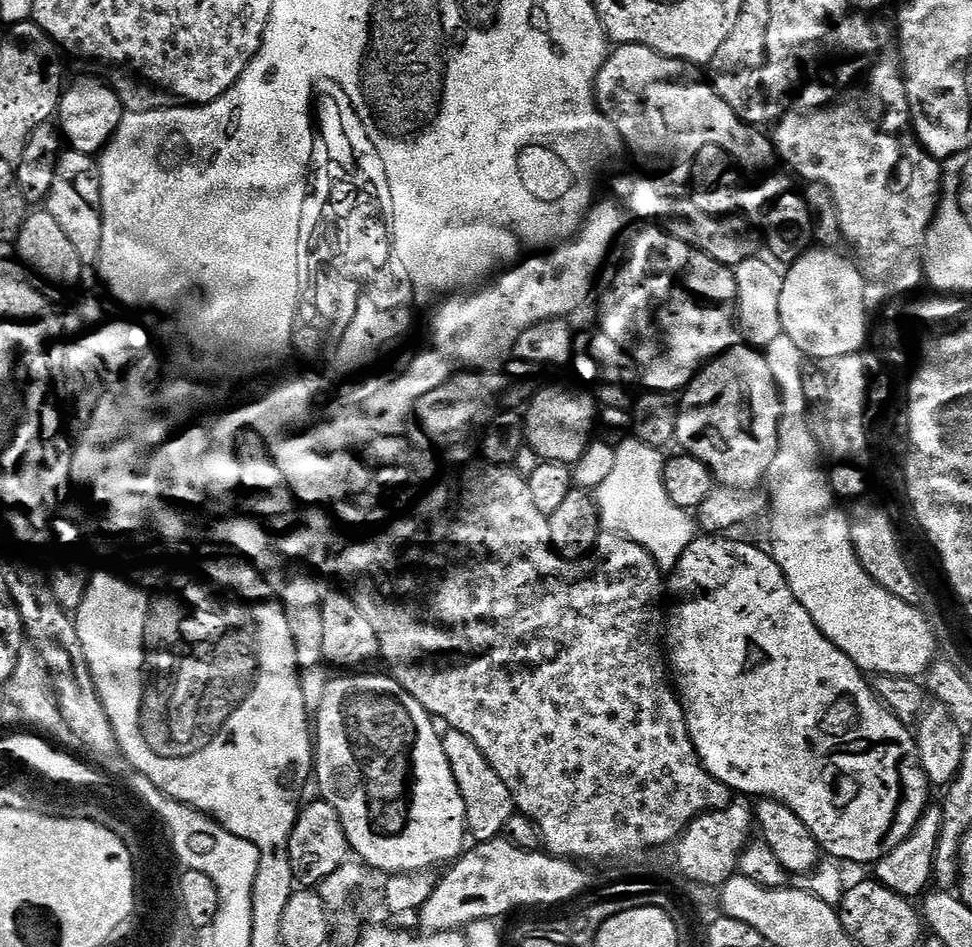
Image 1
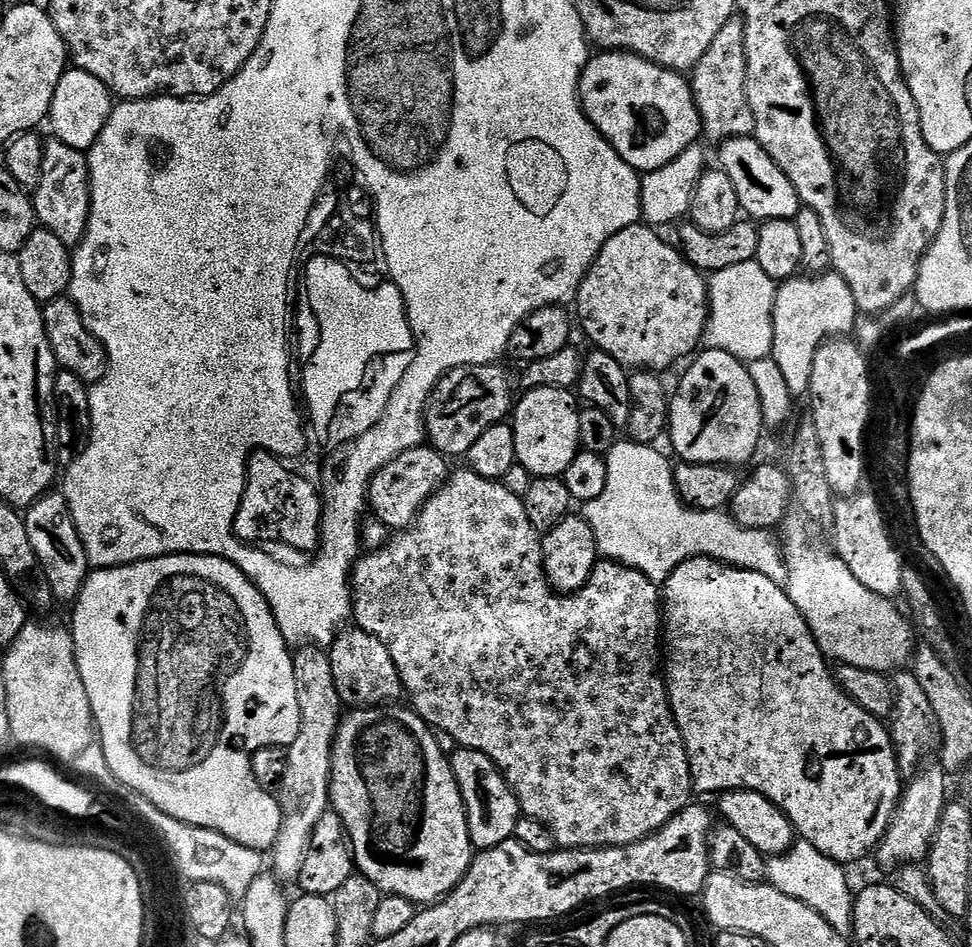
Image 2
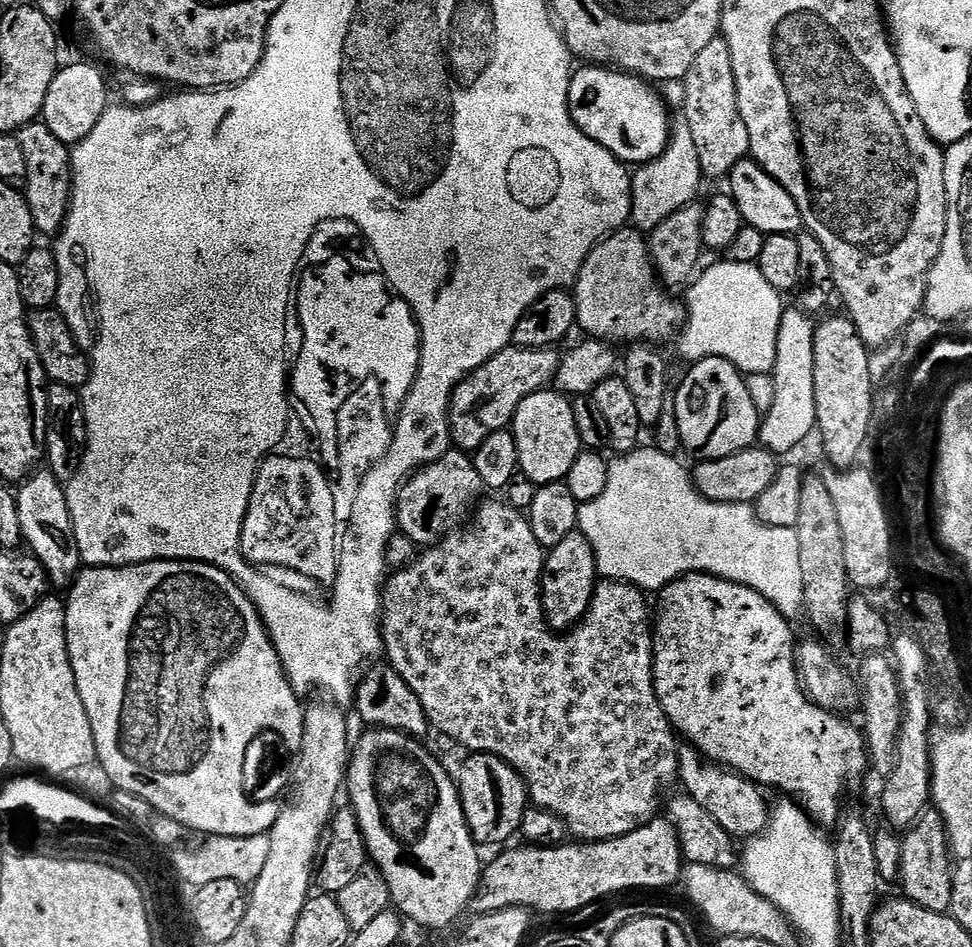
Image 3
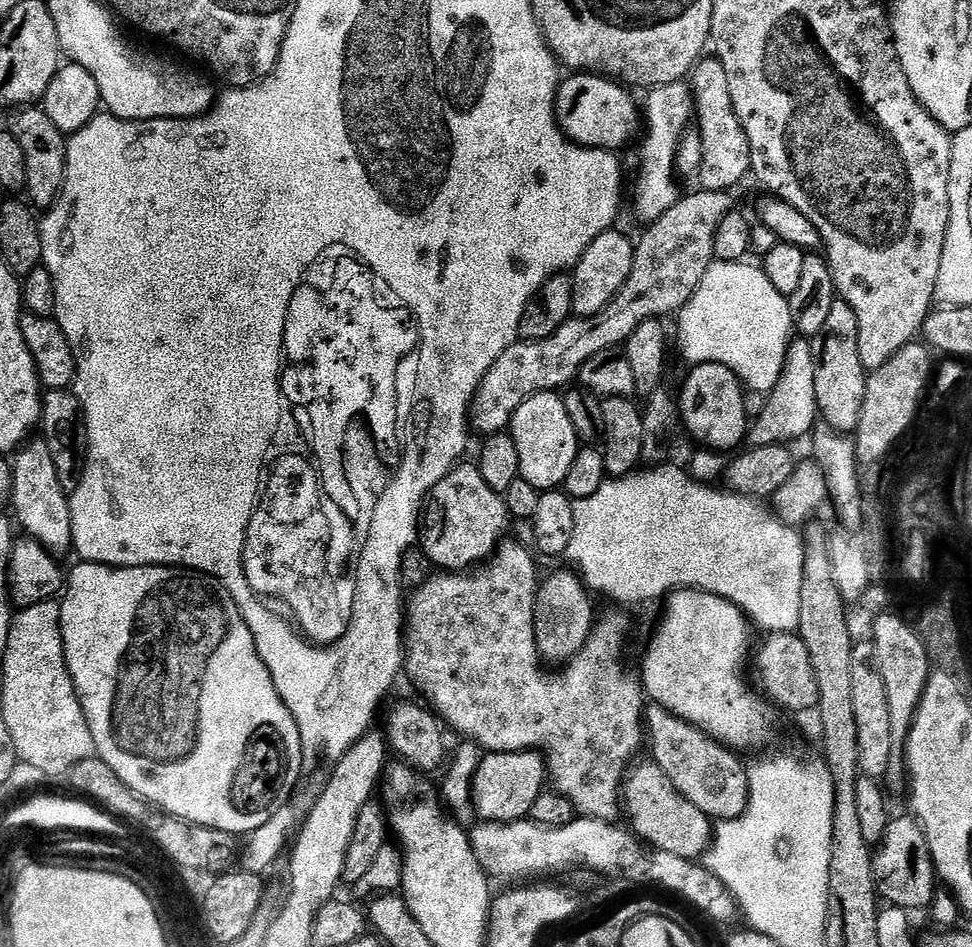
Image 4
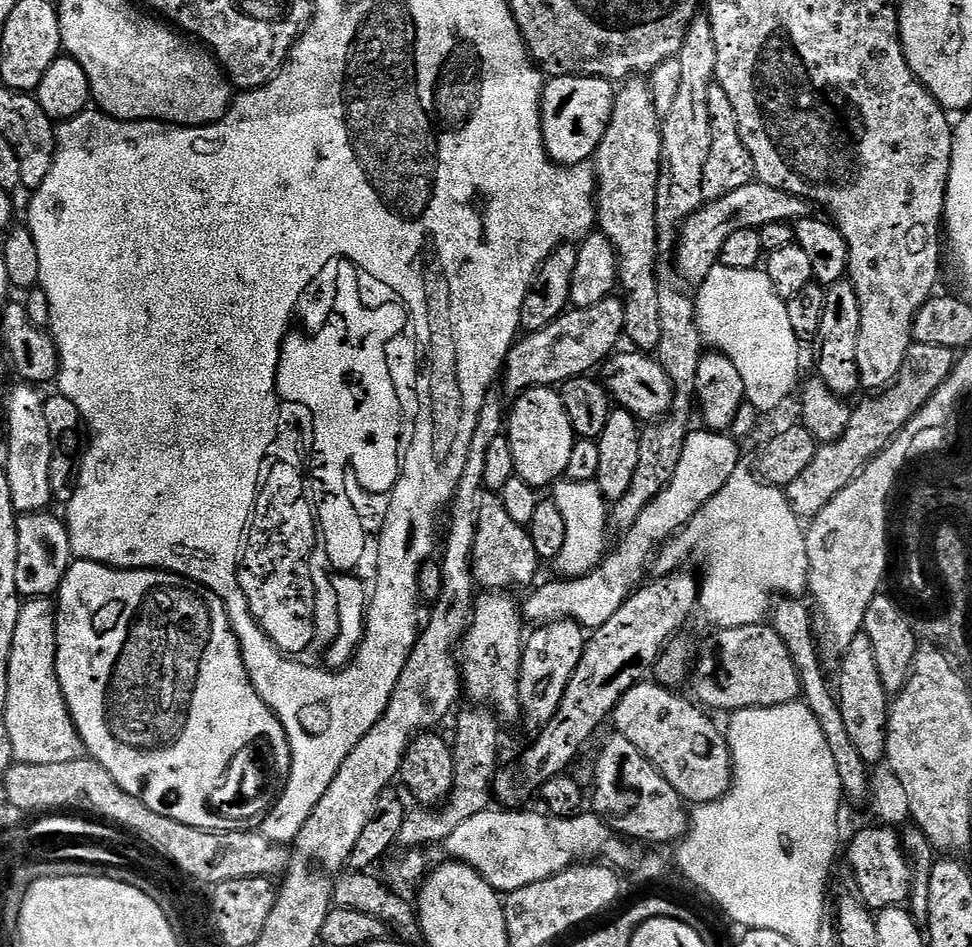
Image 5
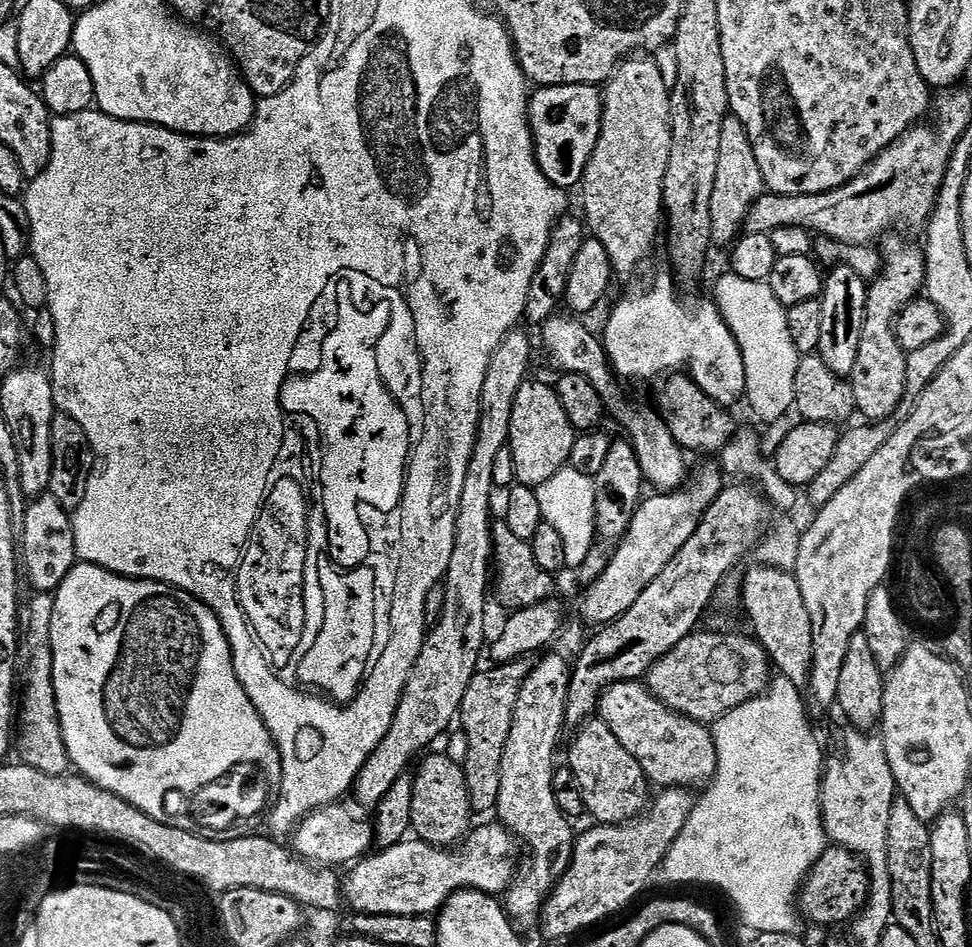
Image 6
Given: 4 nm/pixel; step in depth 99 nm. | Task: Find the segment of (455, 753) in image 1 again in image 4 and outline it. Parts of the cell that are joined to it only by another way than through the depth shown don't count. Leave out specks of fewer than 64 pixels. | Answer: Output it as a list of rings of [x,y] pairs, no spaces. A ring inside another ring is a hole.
[[[539,751],[490,752],[481,755],[480,765],[473,776],[471,807],[476,808],[481,821],[489,824],[512,824],[515,820],[531,817],[534,801],[546,788],[546,760]]]

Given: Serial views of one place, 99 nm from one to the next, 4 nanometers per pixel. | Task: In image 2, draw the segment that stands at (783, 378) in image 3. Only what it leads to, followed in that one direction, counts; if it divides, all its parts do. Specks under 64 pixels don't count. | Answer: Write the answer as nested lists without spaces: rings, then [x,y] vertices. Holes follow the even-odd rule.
[[[834,270],[813,276],[795,276],[783,281],[776,291],[774,342],[771,359],[785,375],[793,397],[809,393],[814,354],[825,340],[851,335],[860,311],[845,279]]]

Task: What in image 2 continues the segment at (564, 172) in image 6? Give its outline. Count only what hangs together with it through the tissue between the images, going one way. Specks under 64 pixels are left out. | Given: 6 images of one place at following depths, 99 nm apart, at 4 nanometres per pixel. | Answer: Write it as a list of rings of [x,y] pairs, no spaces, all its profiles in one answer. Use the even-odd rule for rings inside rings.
[[[604,50],[596,55],[589,59],[584,73],[580,75],[580,104],[590,123],[606,137],[610,146],[614,146],[616,153],[631,168],[641,174],[656,171],[701,139],[702,125],[692,85],[681,73],[663,68],[645,56],[636,56],[632,52]]]

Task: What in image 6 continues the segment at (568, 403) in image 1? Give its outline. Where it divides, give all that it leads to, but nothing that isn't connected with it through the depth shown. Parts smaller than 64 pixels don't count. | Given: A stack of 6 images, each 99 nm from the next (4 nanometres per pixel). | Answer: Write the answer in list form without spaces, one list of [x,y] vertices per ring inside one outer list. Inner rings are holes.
[[[526,382],[514,398],[514,414],[510,418],[510,438],[508,447],[514,454],[515,483],[524,484],[527,488],[539,488],[550,482],[558,470],[562,470],[572,459],[572,447],[577,438],[562,402],[558,402],[555,387],[549,384],[532,384]]]

